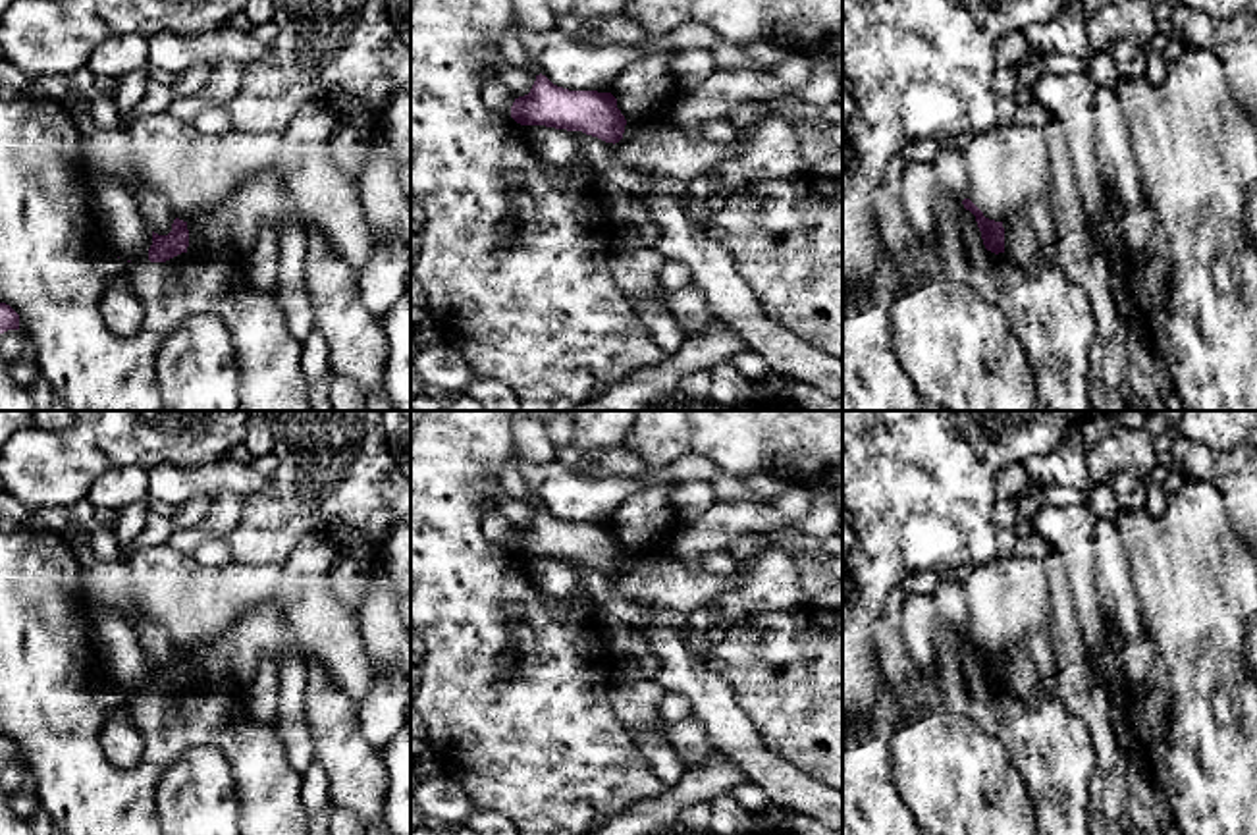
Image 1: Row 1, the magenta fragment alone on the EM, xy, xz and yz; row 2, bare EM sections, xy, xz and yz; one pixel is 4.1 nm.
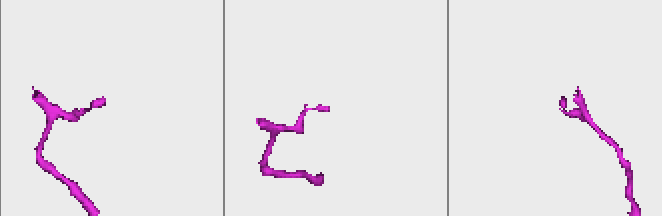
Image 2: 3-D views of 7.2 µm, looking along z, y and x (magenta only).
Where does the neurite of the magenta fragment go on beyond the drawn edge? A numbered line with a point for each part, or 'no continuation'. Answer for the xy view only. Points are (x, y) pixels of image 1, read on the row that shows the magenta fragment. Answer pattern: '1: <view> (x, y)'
no continuation

